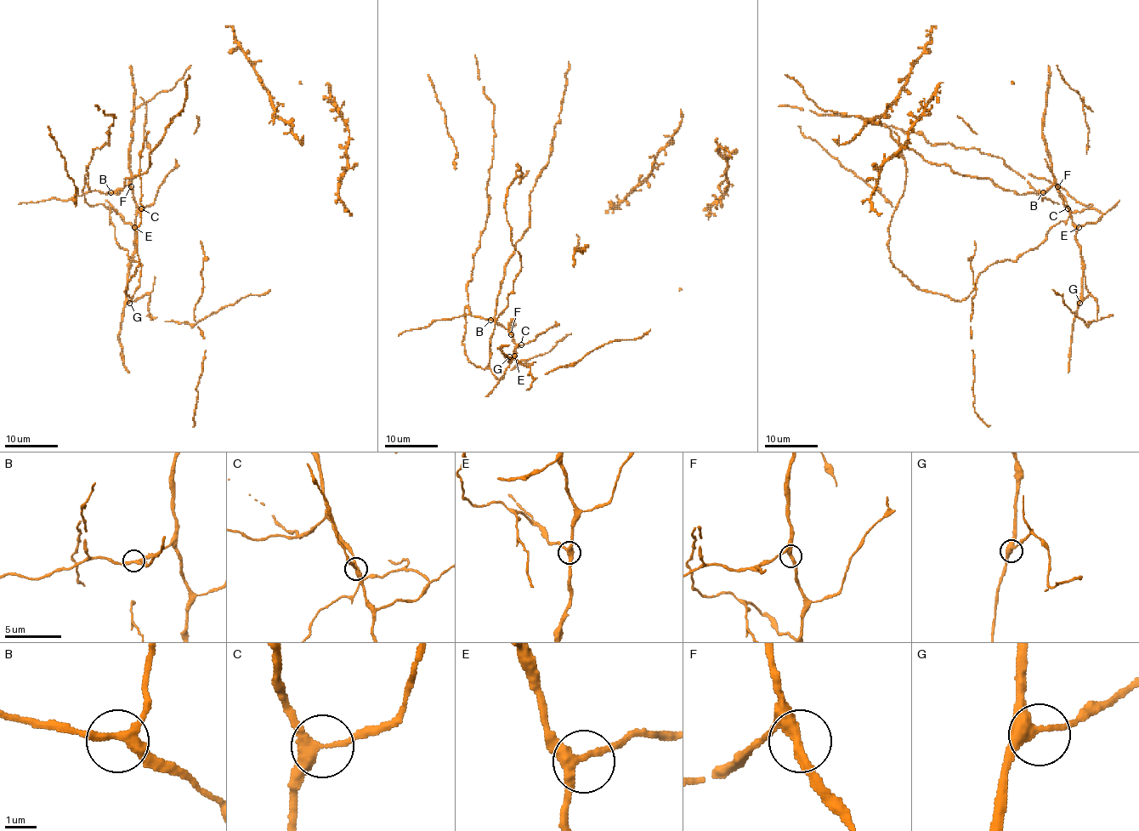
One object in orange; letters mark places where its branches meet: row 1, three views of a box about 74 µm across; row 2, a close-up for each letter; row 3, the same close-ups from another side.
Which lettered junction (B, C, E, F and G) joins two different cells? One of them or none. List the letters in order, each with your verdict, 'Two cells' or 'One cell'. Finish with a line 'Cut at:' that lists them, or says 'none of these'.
B: One cell
C: One cell
E: One cell
F: One cell
G: One cell
Cut at: none of these

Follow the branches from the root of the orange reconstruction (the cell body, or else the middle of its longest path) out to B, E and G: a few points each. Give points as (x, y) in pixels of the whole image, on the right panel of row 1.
B: (978, 178), (986, 178), (997, 185), (1015, 190), (1019, 195), (1043, 192)
E: (978, 178), (986, 178), (1019, 195), (1043, 193), (1055, 185), (1079, 227)
G: (978, 178), (986, 178), (1019, 195), (1043, 193), (1052, 185), (1056, 186), (1067, 202), (1082, 259), (1079, 303)

